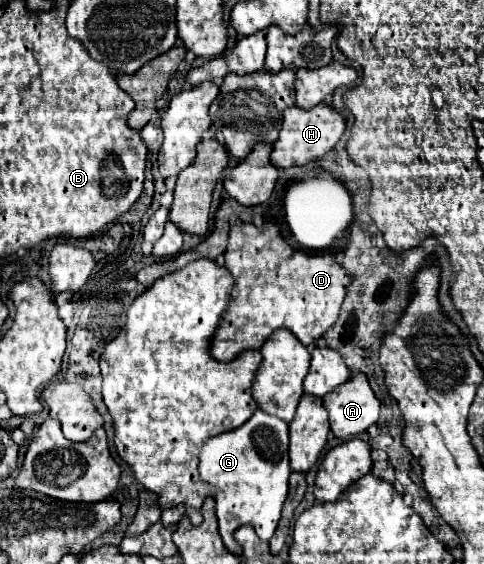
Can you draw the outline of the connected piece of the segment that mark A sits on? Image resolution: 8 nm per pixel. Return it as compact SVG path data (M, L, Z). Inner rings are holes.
M354 373L342 387L330 391L324 397L324 407L330 413L330 429L338 439L364 433L380 415L380 399L362 373Z

